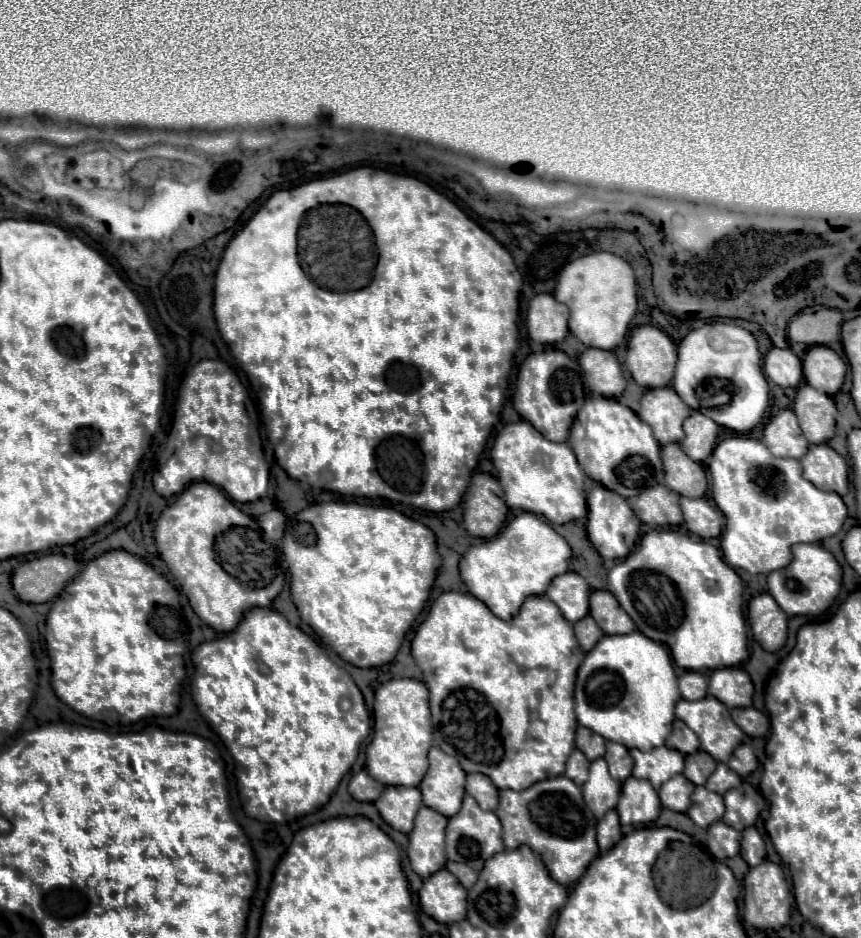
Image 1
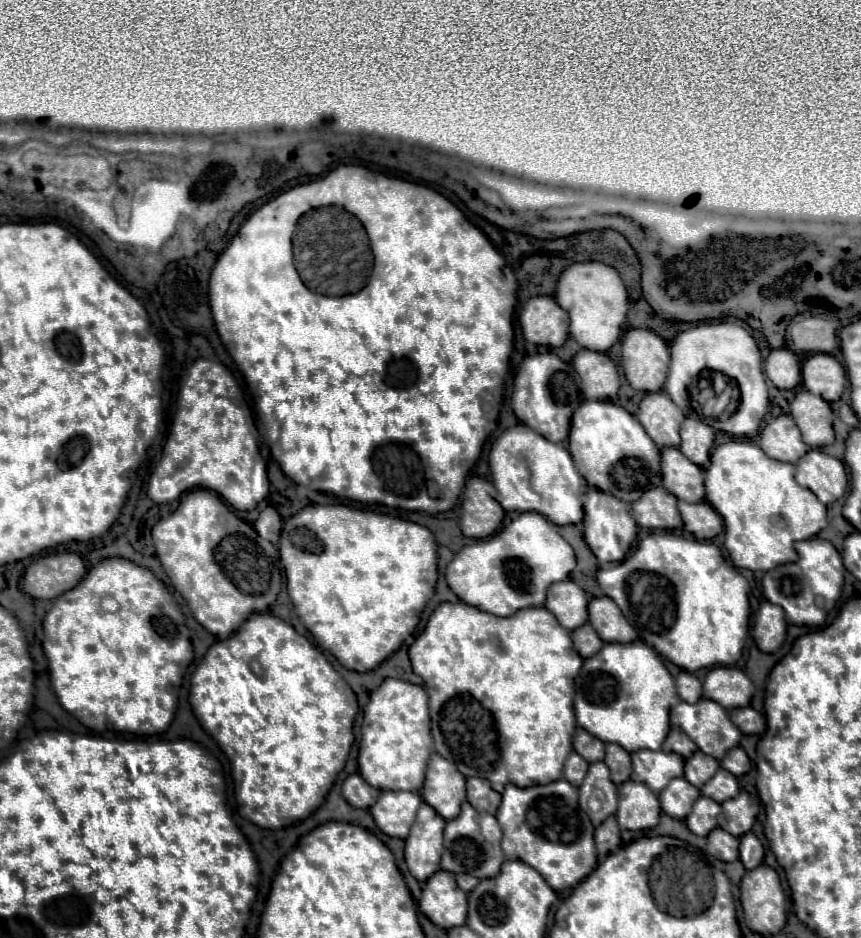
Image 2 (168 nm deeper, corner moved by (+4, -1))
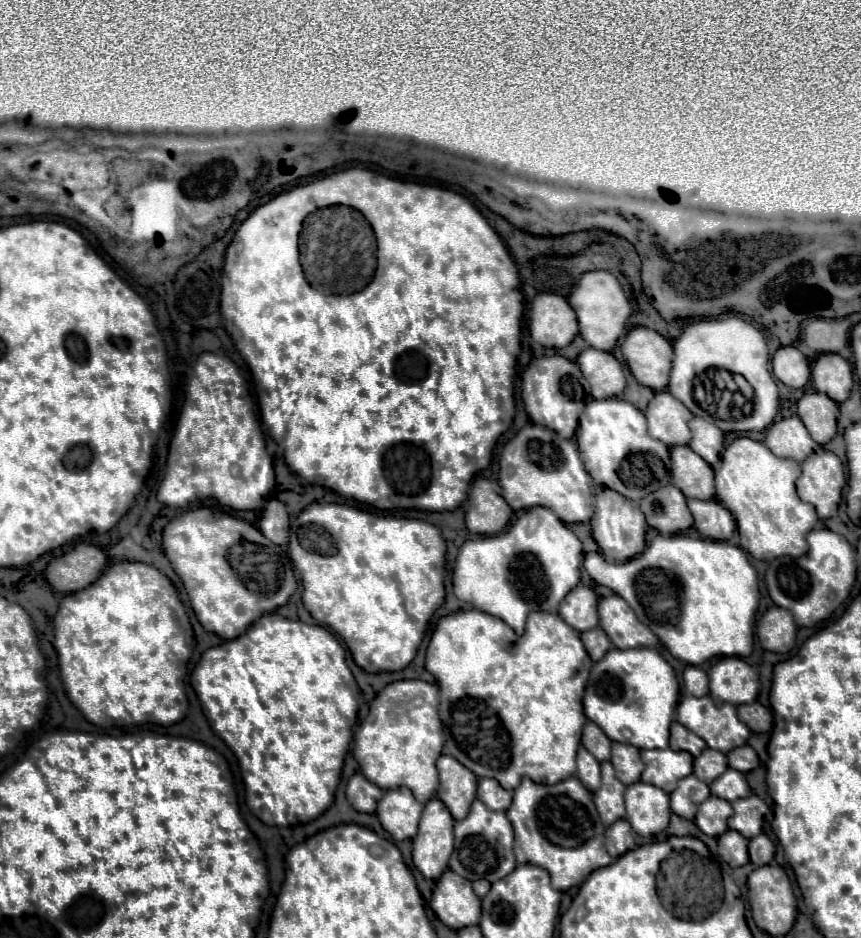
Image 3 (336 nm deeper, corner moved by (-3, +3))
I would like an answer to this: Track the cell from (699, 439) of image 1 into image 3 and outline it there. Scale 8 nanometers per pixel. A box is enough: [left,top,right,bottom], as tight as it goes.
[689,417,723,469]

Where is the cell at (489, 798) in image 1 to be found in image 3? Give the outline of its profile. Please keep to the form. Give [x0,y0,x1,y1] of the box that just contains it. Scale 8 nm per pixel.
[477,779,511,811]

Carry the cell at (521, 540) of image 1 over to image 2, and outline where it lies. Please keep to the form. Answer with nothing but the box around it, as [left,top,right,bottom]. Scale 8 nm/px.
[446,511,576,617]

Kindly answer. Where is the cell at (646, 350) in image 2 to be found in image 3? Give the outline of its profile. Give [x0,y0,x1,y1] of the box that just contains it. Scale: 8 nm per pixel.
[621,327,673,391]

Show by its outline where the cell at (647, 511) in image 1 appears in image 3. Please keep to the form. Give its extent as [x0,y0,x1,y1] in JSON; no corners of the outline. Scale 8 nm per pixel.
[639,485,693,535]

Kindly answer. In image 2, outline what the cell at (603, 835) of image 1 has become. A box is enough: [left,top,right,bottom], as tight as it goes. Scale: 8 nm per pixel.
[594,815,620,857]

